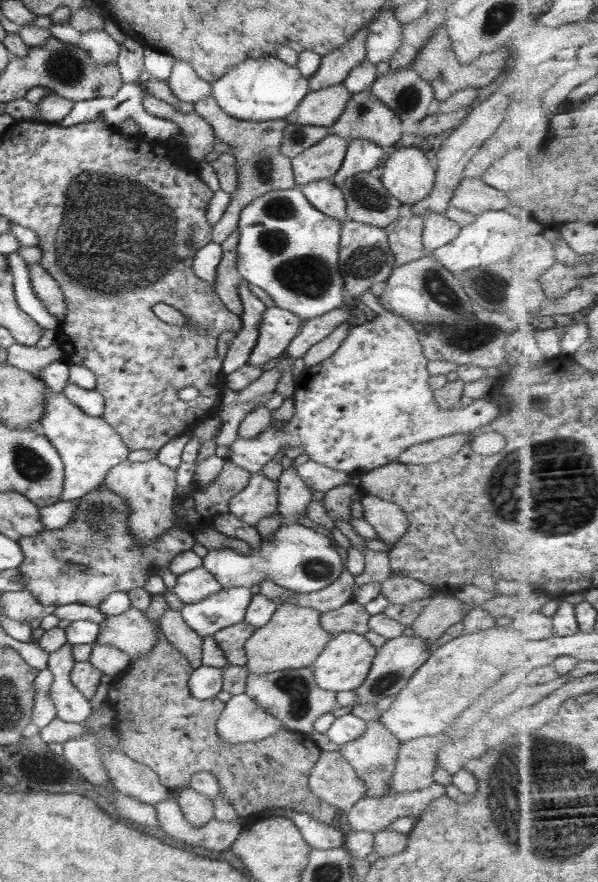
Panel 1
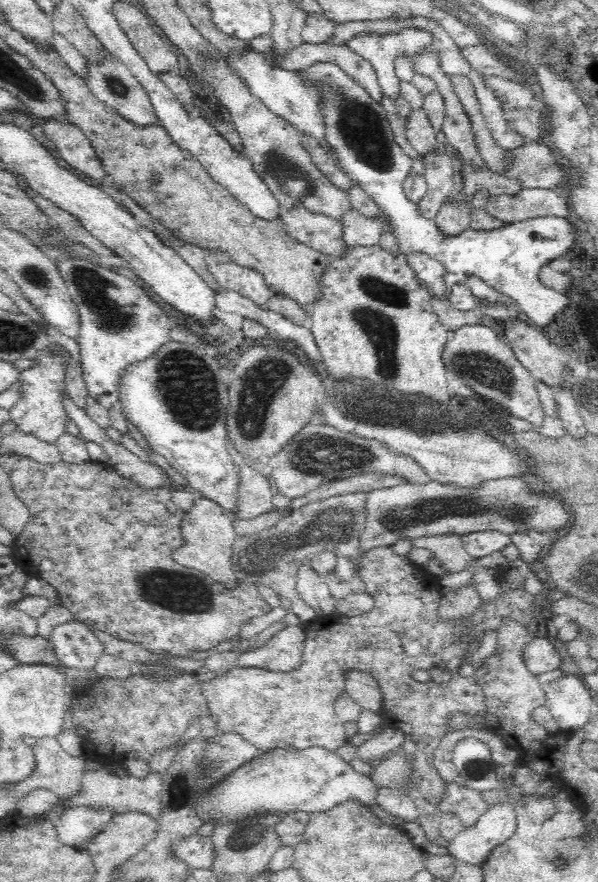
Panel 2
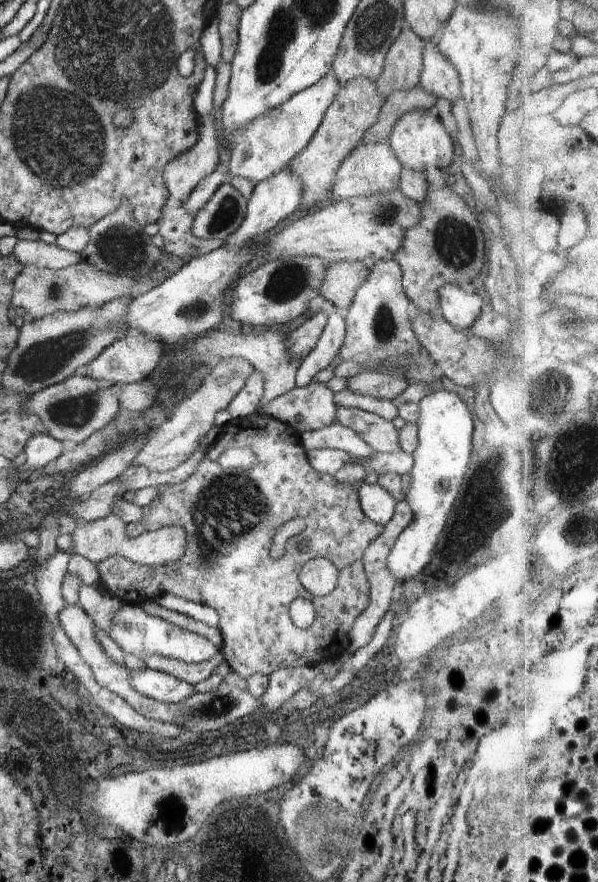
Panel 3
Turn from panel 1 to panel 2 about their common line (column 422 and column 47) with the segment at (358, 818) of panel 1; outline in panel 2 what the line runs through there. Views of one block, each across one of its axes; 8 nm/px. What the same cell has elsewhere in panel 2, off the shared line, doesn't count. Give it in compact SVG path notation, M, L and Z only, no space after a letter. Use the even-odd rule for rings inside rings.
M104 766L96 770L86 771L83 774L82 790L68 798L68 805L63 806L58 802L59 796L46 788L34 789L28 796L18 800L16 812L24 818L38 818L38 816L46 816L52 812L52 809L62 807L62 810L70 810L78 805L88 805L94 809L108 809L116 816L124 814L124 812L142 812L148 817L159 820L161 810L163 778L154 771L150 771L145 777L136 778L128 775L124 778L116 776L112 772L106 771Z

